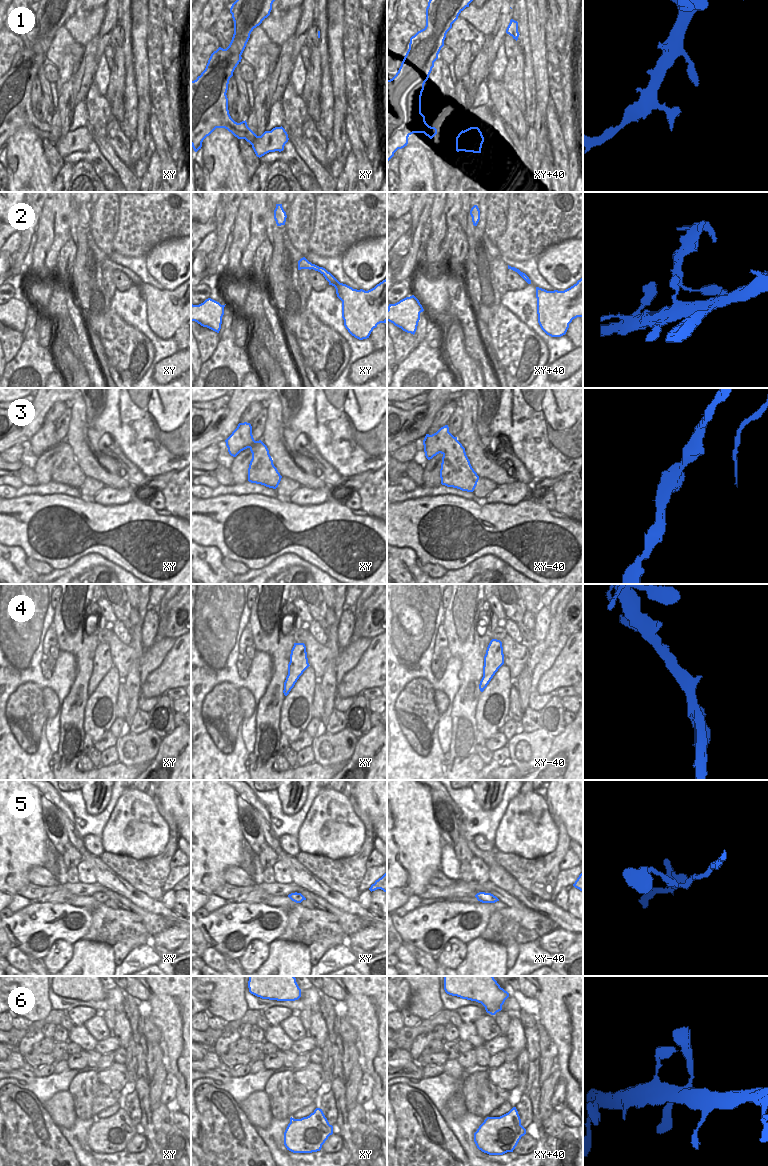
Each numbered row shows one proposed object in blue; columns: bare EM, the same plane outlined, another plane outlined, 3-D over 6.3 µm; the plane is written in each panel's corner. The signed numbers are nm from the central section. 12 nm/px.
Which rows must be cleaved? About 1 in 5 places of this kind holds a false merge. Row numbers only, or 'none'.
2.

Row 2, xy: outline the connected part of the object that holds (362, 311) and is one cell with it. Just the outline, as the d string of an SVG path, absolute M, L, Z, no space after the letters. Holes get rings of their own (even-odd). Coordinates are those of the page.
M387 278L368 291L353 289L340 282L334 287L337 297L342 301L344 326L355 338L367 339L378 324L387 322Z

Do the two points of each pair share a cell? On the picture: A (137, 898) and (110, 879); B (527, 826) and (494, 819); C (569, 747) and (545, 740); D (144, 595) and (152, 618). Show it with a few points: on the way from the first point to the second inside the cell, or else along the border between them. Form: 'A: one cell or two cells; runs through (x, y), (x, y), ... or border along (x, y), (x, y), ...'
A: one cell; runs through (130, 893), (117, 884)
B: two cells; border along (511, 799), (496, 830), (494, 843)
C: two cells; border along (553, 738), (550, 745)
D: two cells; border along (150, 608), (144, 617), (141, 630)

